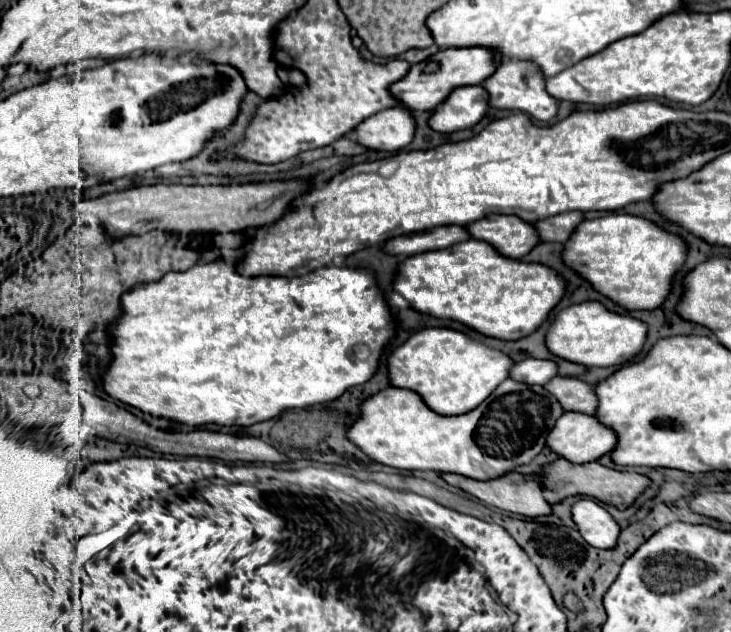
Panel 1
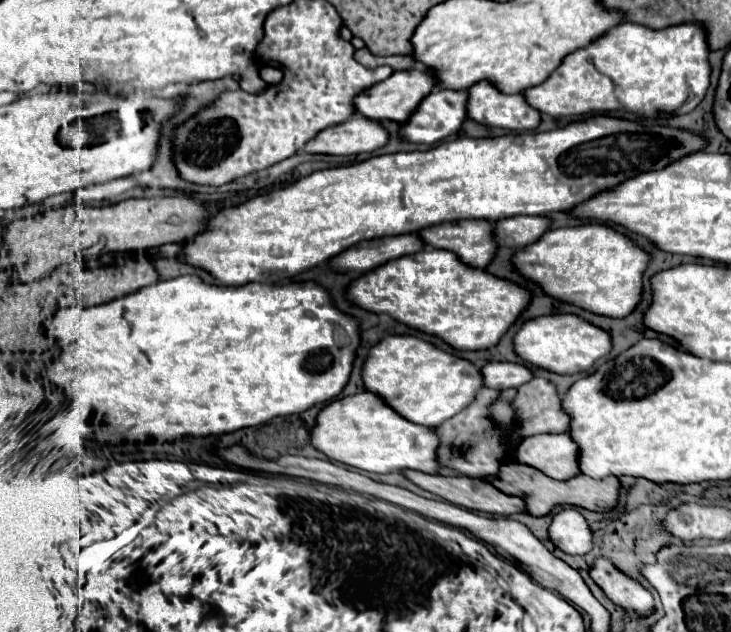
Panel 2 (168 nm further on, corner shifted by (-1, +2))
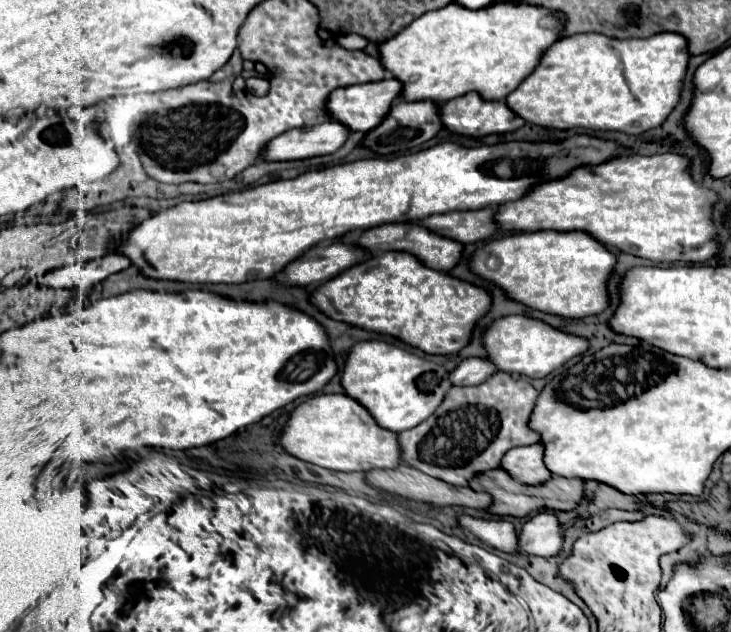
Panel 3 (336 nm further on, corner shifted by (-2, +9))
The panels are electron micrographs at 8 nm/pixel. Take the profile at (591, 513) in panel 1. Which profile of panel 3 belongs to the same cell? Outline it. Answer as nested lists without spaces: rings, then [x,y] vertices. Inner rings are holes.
[[[553,512],[533,516],[521,530],[519,546],[531,556],[555,556],[563,548],[561,522]]]

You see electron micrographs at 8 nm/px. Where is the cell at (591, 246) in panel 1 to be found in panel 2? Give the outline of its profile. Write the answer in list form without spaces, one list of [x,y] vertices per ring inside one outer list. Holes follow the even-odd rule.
[[[584,223],[546,231],[534,245],[514,253],[512,267],[538,285],[548,297],[576,305],[594,315],[626,317],[640,303],[642,273],[650,255],[634,245],[624,233],[604,223]]]

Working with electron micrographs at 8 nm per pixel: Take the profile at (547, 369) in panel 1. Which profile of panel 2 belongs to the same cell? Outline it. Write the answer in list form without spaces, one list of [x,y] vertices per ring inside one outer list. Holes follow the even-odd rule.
[[[486,363],[482,367],[482,379],[484,379],[484,387],[490,389],[510,389],[510,387],[520,387],[522,383],[532,379],[532,373],[520,365],[520,363]]]

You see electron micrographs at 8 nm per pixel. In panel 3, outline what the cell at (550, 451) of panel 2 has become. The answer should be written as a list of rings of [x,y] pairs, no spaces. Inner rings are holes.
[[[541,442],[531,444],[531,446],[517,446],[517,448],[511,448],[503,456],[501,468],[515,474],[515,478],[527,484],[547,482],[547,478],[551,478],[553,474],[545,466],[543,456],[545,456],[545,448]]]

